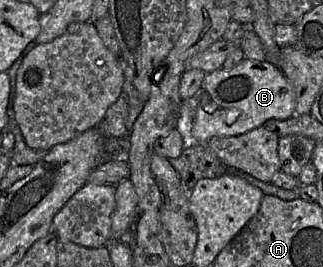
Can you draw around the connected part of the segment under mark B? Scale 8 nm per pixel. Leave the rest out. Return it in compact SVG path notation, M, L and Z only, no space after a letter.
M244 58L231 70L220 68L207 73L196 95L199 105L191 135L198 144L207 144L213 137L245 134L269 119L286 120L296 114L293 86L279 67L267 61Z

